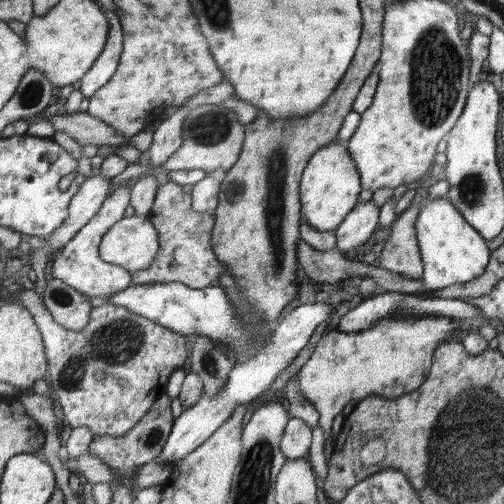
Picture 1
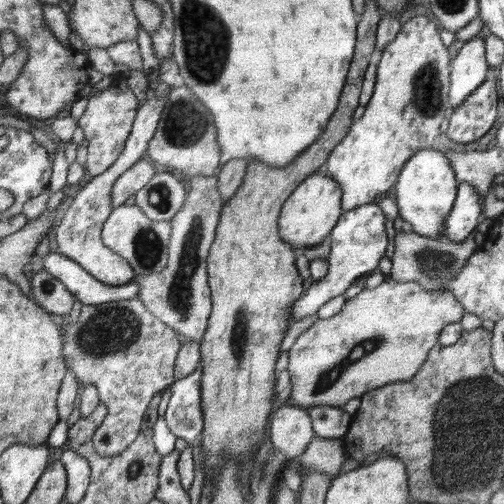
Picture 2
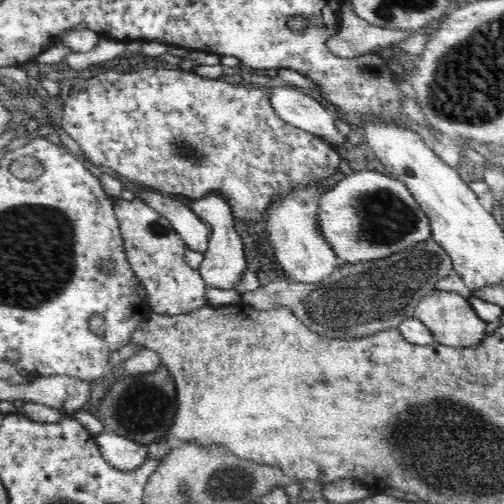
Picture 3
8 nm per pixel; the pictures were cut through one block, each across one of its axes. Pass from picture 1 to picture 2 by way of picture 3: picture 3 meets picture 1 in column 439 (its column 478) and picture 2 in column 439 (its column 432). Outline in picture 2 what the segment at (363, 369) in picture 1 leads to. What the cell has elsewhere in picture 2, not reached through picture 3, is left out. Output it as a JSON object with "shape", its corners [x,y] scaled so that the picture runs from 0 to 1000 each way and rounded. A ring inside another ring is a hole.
{"shape":[[[776,552],[772,556],[760,556],[748,571],[740,575],[716,575],[708,587],[700,587],[696,595],[688,595],[677,611],[673,623],[649,631],[649,635],[629,635],[621,639],[601,663],[589,667],[585,683],[573,690],[573,722],[569,722],[569,738],[577,742],[573,746],[573,762],[577,762],[577,790],[573,790],[573,802],[589,806],[589,810],[617,810],[617,806],[661,806],[661,810],[681,810],[696,790],[716,790],[724,778],[732,774],[748,774],[748,770],[760,770],[768,762],[800,762],[808,754],[815,754],[827,734],[843,722],[843,710],[851,702],[851,694],[867,683],[871,675],[871,659],[887,647],[887,643],[899,643],[915,635],[915,627],[923,623],[923,611],[907,599],[907,591],[891,579],[847,579],[843,571],[835,571],[827,560],[780,560]]]}

